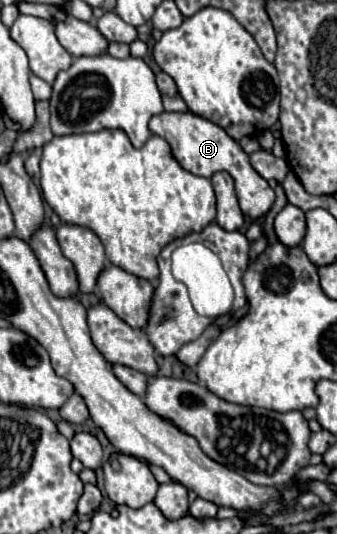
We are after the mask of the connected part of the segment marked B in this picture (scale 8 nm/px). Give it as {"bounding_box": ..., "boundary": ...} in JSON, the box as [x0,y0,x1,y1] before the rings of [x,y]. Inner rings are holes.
{"bounding_box":[150,112,274,220],"boundary":[[[162,112],[158,116],[154,116],[150,120],[150,130],[152,134],[164,138],[170,148],[172,148],[172,156],[178,160],[178,164],[198,176],[210,178],[214,172],[226,170],[232,178],[234,178],[234,186],[236,186],[236,194],[238,194],[238,202],[240,208],[246,216],[258,220],[262,218],[274,204],[274,190],[268,186],[268,182],[252,168],[250,164],[250,156],[242,150],[242,146],[230,138],[220,126],[212,124],[210,120],[196,116],[192,112]]]}

